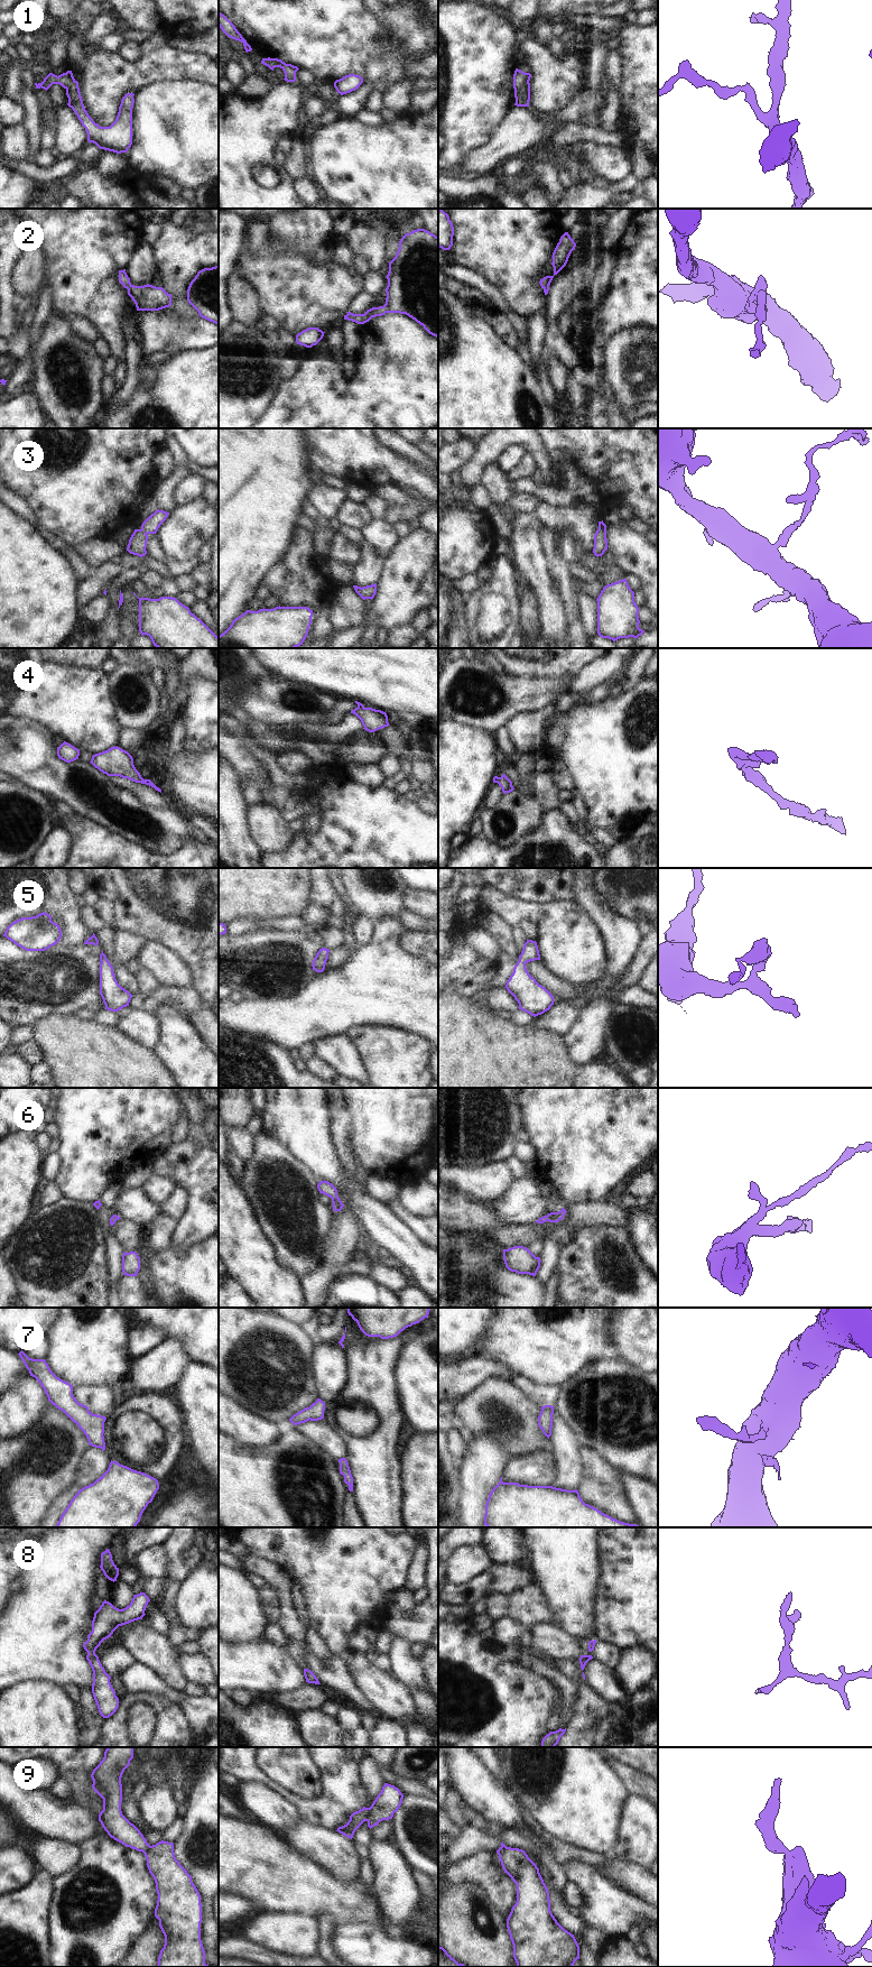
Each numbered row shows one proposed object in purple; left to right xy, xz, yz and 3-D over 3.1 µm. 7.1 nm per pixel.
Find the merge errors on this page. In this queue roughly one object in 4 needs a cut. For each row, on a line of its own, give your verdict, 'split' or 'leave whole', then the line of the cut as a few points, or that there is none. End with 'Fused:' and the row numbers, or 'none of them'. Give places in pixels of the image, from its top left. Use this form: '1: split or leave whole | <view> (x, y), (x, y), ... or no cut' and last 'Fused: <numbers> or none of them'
1: leave whole | no cut
2: leave whole | no cut
3: leave whole | no cut
4: leave whole | no cut
5: leave whole | no cut
6: leave whole | no cut
7: leave whole | no cut
8: leave whole | no cut
9: split | xz (368, 1808), (368, 1815), (364, 1820)
Fused: 9

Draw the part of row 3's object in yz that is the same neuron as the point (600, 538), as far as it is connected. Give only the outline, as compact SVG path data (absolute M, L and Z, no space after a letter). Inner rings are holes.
M599 521L599 529L594 535L594 548L593 553L595 556L602 556L607 550L607 539L606 539L606 525L602 521Z

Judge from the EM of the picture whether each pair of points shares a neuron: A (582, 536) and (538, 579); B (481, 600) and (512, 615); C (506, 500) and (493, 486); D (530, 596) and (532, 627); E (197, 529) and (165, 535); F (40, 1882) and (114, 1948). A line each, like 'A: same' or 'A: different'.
A: different
B: same
C: same
D: same
E: same
F: different

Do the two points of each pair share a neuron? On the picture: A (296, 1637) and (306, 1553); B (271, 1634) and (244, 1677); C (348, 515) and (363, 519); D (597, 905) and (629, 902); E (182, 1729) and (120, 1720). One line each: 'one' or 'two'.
A: two
B: two
C: one
D: two
E: one

